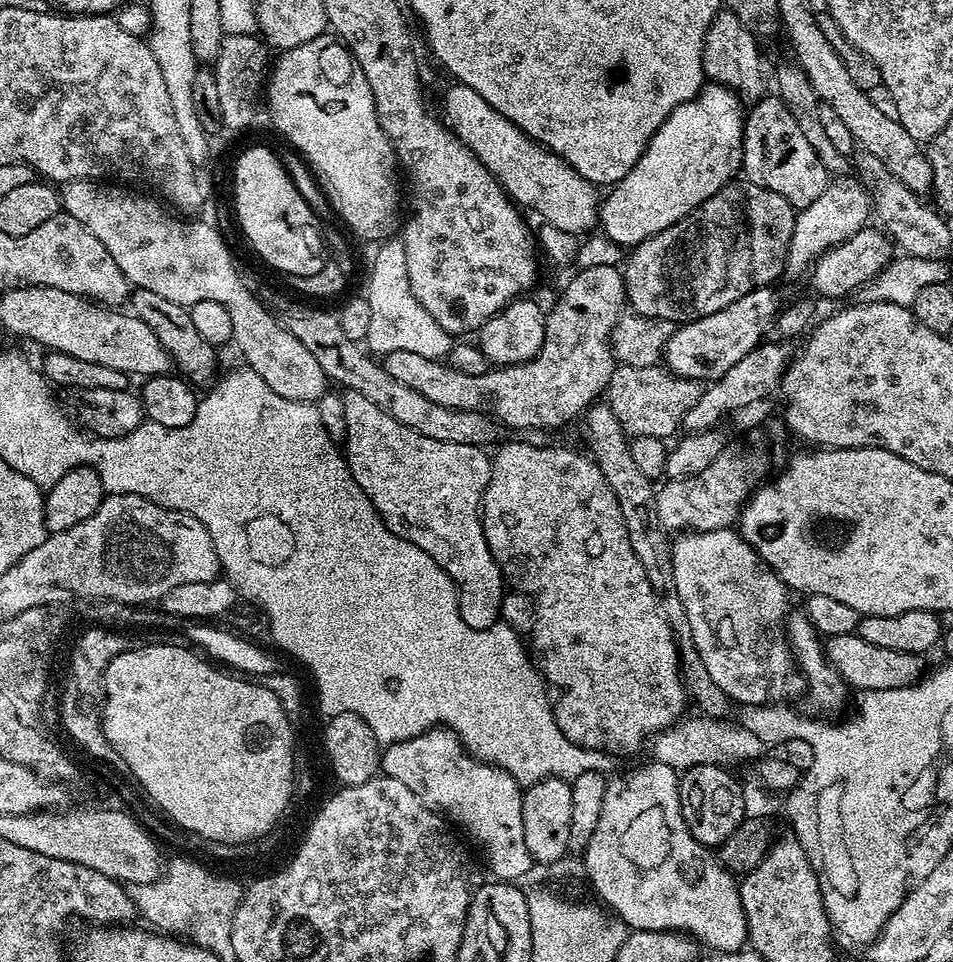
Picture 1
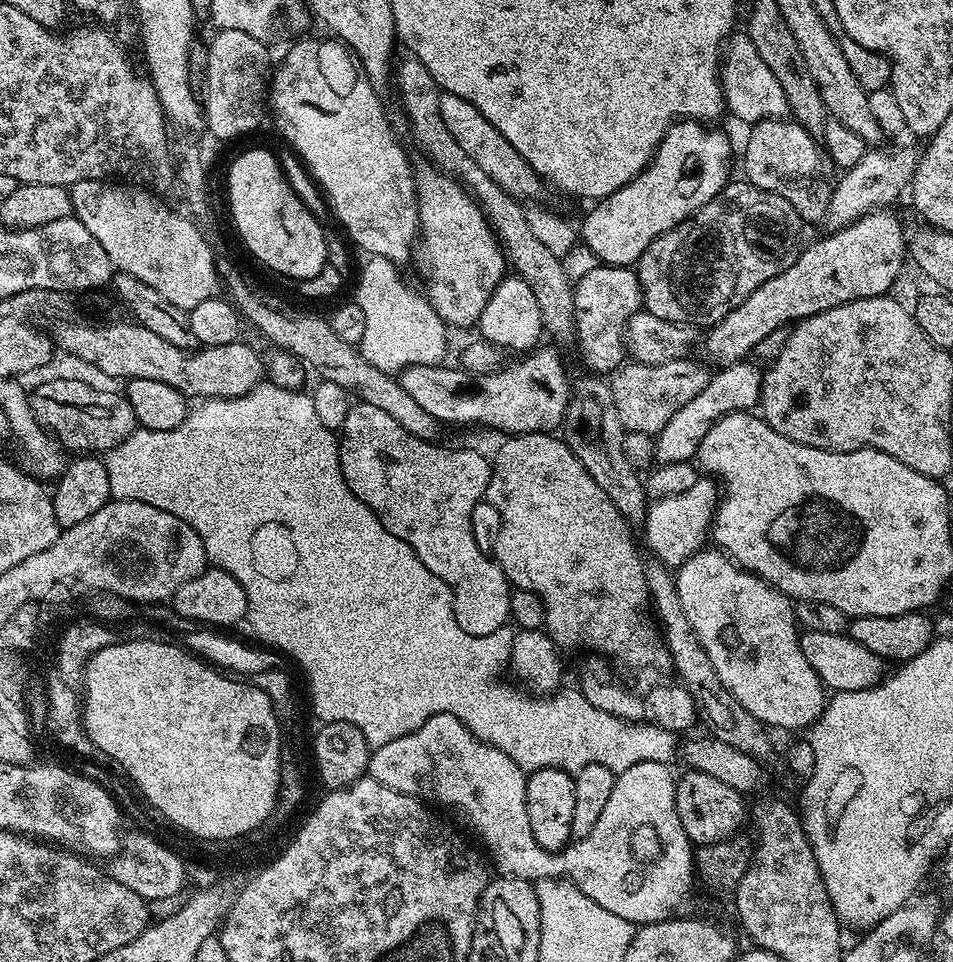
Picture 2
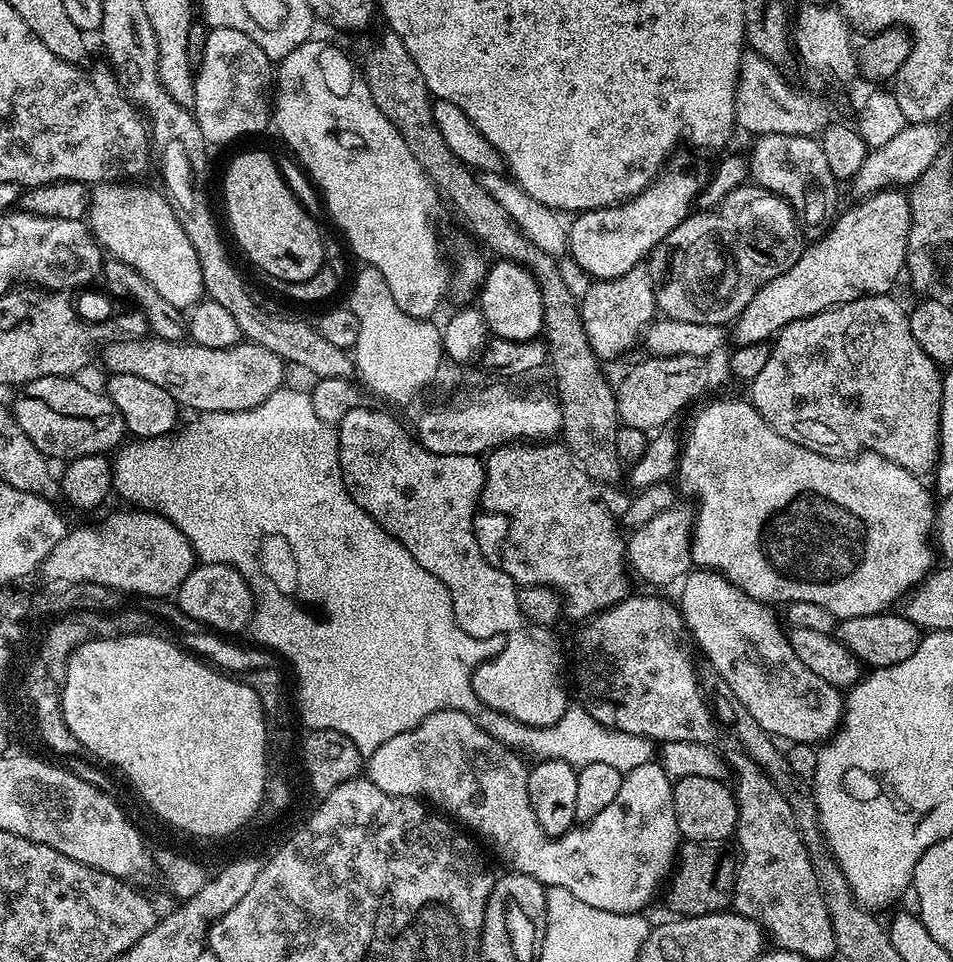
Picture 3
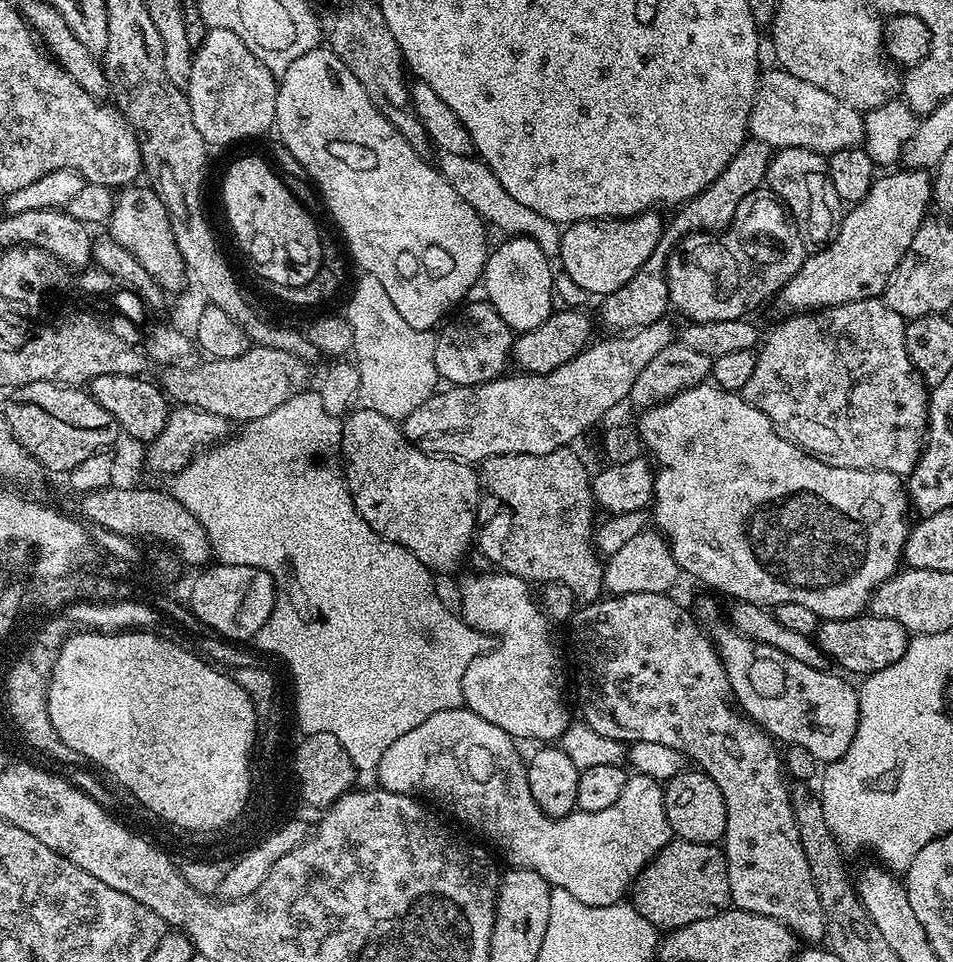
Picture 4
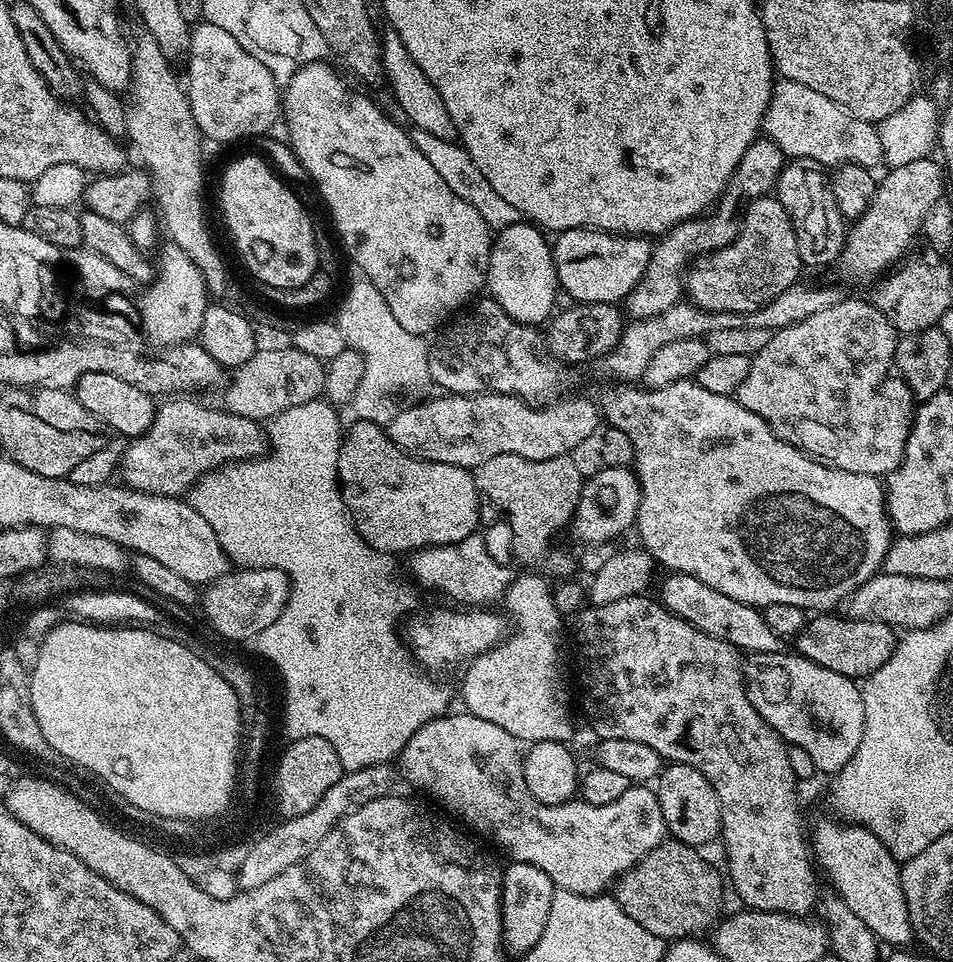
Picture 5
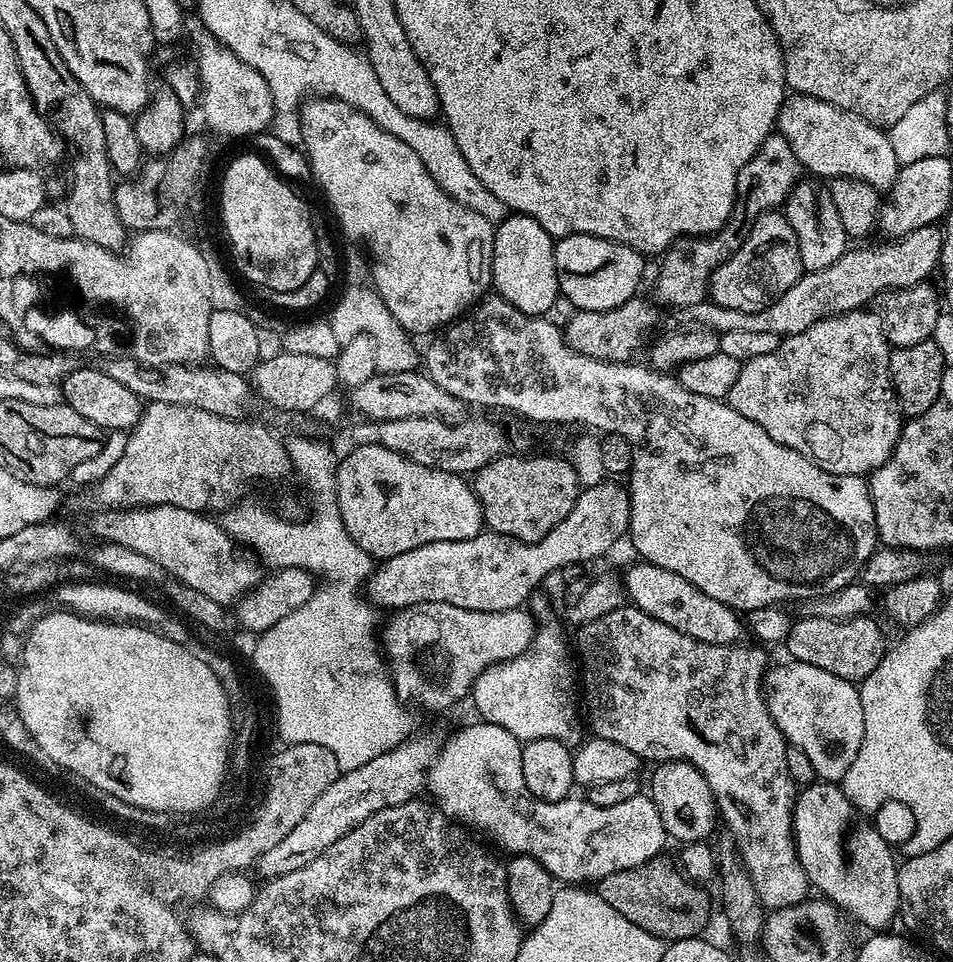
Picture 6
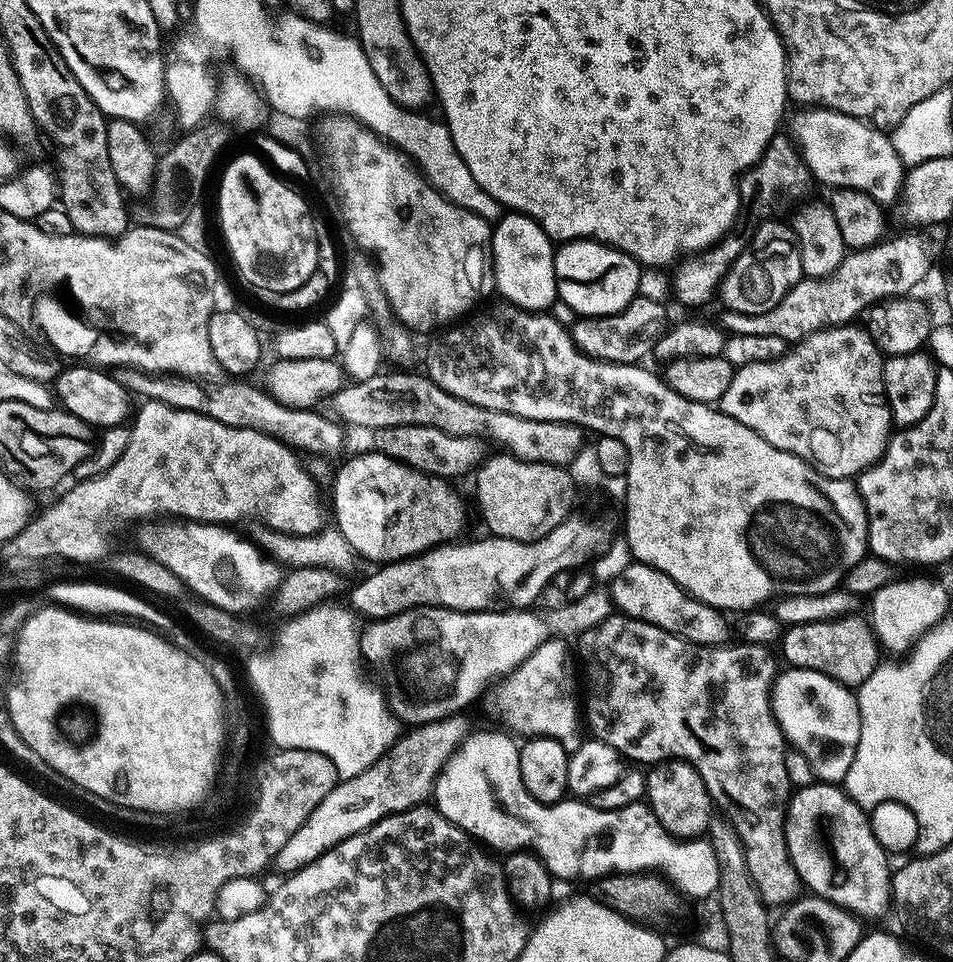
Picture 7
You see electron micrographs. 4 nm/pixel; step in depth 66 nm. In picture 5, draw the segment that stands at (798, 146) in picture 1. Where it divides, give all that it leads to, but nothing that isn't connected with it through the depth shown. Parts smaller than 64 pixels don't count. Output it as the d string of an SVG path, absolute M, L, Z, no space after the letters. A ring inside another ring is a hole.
M789 159L781 170L774 189L776 199L782 202L786 214L792 220L800 247L800 262L805 269L824 268L830 263L833 265L839 261L840 251L844 248L846 221L844 215L838 210L838 202L834 202L834 194L828 185L829 179L829 173L816 162L806 159Z

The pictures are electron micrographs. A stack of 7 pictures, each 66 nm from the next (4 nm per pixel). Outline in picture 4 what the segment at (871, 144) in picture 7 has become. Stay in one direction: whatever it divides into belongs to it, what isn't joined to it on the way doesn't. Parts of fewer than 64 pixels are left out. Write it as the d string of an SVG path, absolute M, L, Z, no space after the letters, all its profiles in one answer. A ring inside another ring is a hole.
M773 69L763 71L760 76L756 102L748 116L751 139L766 142L776 150L804 148L823 156L863 143L864 117L860 112L784 69Z

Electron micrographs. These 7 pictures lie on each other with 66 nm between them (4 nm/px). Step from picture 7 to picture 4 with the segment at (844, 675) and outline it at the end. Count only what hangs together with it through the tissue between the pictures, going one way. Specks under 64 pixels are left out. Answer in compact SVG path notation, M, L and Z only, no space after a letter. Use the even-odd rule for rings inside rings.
M861 614L854 618L821 620L814 639L816 645L830 657L831 663L833 660L837 664L837 669L845 668L840 670L867 678L878 670L886 670L886 666L894 666L894 662L906 654L910 633L891 618Z

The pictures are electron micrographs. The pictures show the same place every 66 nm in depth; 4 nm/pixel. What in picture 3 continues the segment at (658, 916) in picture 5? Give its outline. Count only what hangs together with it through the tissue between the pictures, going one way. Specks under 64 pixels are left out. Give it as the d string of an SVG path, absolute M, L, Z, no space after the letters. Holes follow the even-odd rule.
M685 841L677 851L677 860L667 881L664 895L666 904L675 915L701 916L725 911L732 903L736 884L735 855L718 844L701 841Z

